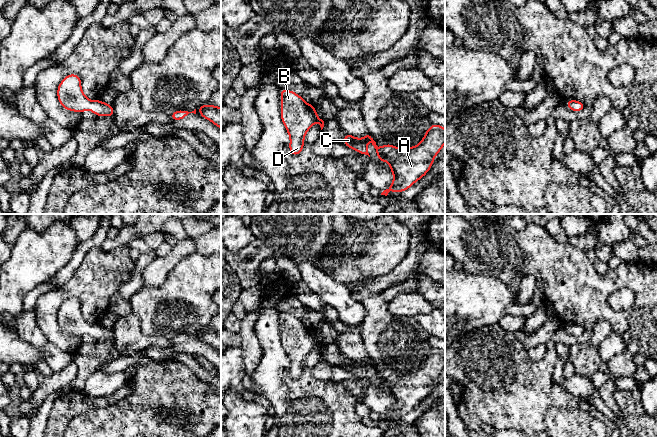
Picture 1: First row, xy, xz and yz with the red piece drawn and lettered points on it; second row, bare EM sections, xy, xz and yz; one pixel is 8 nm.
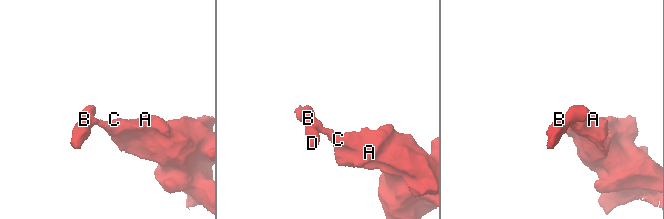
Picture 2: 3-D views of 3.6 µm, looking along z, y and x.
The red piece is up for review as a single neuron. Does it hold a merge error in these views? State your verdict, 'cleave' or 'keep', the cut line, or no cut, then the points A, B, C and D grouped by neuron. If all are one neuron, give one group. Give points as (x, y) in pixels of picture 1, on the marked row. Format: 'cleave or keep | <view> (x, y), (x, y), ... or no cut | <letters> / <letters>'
keep | no cut | A B C D

